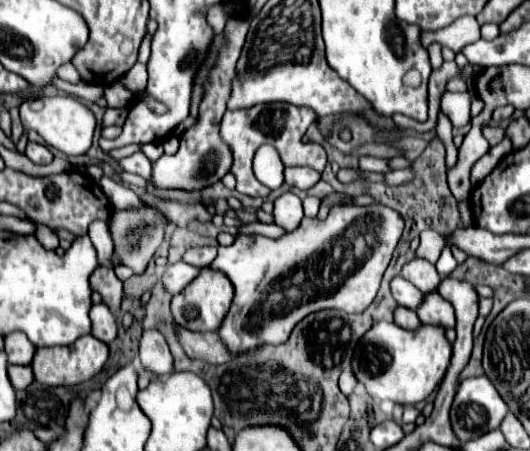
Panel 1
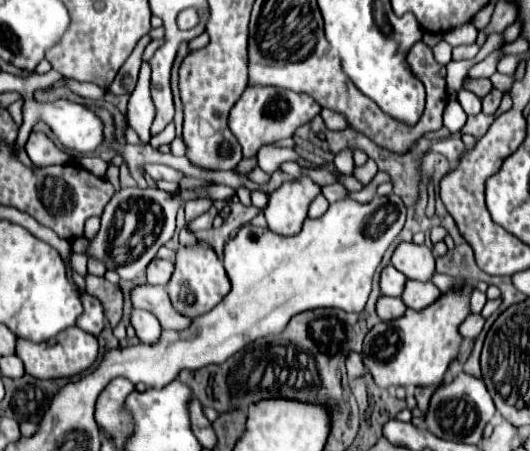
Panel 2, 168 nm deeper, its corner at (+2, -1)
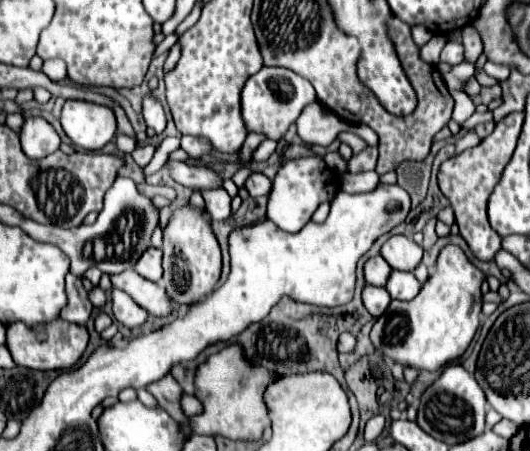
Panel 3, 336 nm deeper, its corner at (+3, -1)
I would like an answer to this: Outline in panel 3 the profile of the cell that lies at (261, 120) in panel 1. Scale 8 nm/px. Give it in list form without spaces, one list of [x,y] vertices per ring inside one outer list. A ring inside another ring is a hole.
[[[262,67],[252,75],[242,89],[242,119],[248,133],[262,133],[268,139],[282,139],[292,123],[296,123],[302,109],[316,101],[316,91],[304,77],[298,77],[294,71]]]

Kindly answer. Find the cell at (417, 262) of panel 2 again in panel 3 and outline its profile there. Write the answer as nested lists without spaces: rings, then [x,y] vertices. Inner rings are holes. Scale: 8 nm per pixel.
[[[394,235],[382,245],[380,255],[386,259],[386,263],[392,269],[412,273],[420,265],[424,249],[406,235]]]

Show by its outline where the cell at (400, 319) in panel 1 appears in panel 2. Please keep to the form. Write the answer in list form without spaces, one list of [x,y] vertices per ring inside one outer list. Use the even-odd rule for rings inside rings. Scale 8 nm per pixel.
[[[381,295],[377,299],[375,309],[377,309],[377,315],[381,321],[391,321],[391,319],[397,319],[405,313],[405,305],[399,297],[385,297],[385,295]]]

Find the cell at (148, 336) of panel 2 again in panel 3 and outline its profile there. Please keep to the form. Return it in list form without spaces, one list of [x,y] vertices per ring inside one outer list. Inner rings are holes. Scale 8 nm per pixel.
[[[112,289],[112,309],[114,317],[126,327],[142,327],[148,319],[148,313],[118,289]]]

